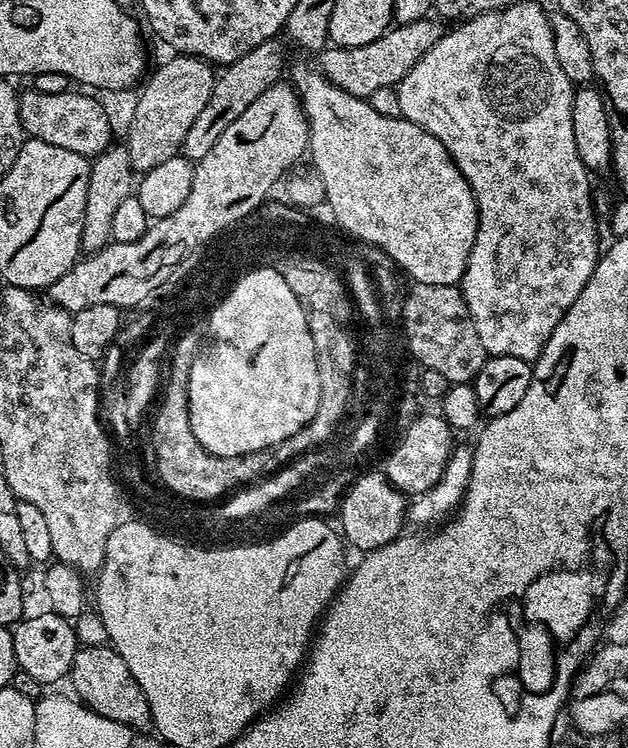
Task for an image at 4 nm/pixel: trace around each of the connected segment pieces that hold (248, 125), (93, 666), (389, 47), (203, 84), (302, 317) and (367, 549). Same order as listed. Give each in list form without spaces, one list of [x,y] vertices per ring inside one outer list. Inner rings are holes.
[[[281,82],[270,86],[266,94],[254,98],[250,107],[238,117],[235,122],[230,122],[226,130],[222,130],[222,138],[214,142],[214,147],[206,154],[206,158],[195,161],[194,186],[190,186],[190,195],[174,214],[170,214],[161,220],[152,220],[148,225],[146,234],[138,238],[138,242],[110,242],[99,252],[85,255],[76,261],[58,282],[51,284],[46,289],[46,296],[51,303],[58,308],[64,308],[67,312],[74,313],[78,310],[86,310],[86,306],[106,306],[106,300],[112,300],[112,286],[122,286],[122,270],[134,270],[136,256],[146,256],[146,250],[162,250],[158,248],[158,240],[201,240],[205,245],[213,238],[221,235],[225,230],[240,224],[245,218],[265,203],[273,194],[272,187],[283,181],[297,167],[300,159],[305,159],[308,152],[308,119],[304,113],[304,106],[296,94],[291,83]]]
[[[106,644],[79,647],[71,664],[68,680],[72,682],[75,690],[73,693],[77,699],[100,716],[126,725],[136,732],[151,727],[152,715],[149,704],[144,699],[141,687],[130,674],[130,668],[122,661],[115,648]]]
[[[436,18],[396,24],[366,46],[325,47],[319,53],[318,67],[331,84],[346,90],[346,94],[372,98],[375,92],[380,92],[383,88],[395,89],[400,80],[406,78],[406,74],[410,74],[410,70],[414,70],[421,58],[440,41],[445,31],[445,25]]]
[[[176,54],[170,57],[152,76],[147,77],[143,85],[143,92],[134,106],[130,122],[128,124],[128,138],[124,144],[130,154],[130,162],[135,173],[143,174],[157,166],[162,166],[169,158],[181,153],[184,138],[191,125],[210,102],[210,94],[216,85],[217,69],[208,61],[197,58],[197,56],[186,56]]]
[[[254,268],[253,274],[248,275],[248,280],[240,283],[240,288],[234,289],[234,295],[226,300],[223,306],[216,312],[216,320],[211,323],[217,327],[216,342],[209,345],[203,354],[200,354],[190,371],[189,380],[189,418],[190,426],[194,430],[194,438],[202,442],[206,450],[210,450],[215,456],[245,456],[251,452],[257,452],[263,448],[274,446],[278,442],[286,442],[294,434],[309,424],[318,410],[320,401],[320,375],[318,374],[318,362],[314,350],[314,338],[310,334],[308,325],[308,312],[304,305],[298,302],[294,290],[286,286],[286,278],[270,268]]]
[[[383,471],[368,472],[365,476],[357,475],[339,503],[339,531],[342,533],[343,539],[351,547],[353,544],[360,554],[373,552],[394,542],[396,537],[405,531],[404,524],[406,525],[408,506],[409,501],[404,493],[399,492],[388,481],[388,477],[384,475]]]

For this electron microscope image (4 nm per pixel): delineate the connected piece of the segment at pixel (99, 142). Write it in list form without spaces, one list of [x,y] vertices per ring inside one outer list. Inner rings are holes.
[[[35,90],[21,91],[20,116],[25,137],[50,142],[50,146],[62,146],[62,150],[74,150],[89,158],[101,156],[113,147],[112,124],[108,112],[84,90],[69,90],[62,94],[42,94]]]

